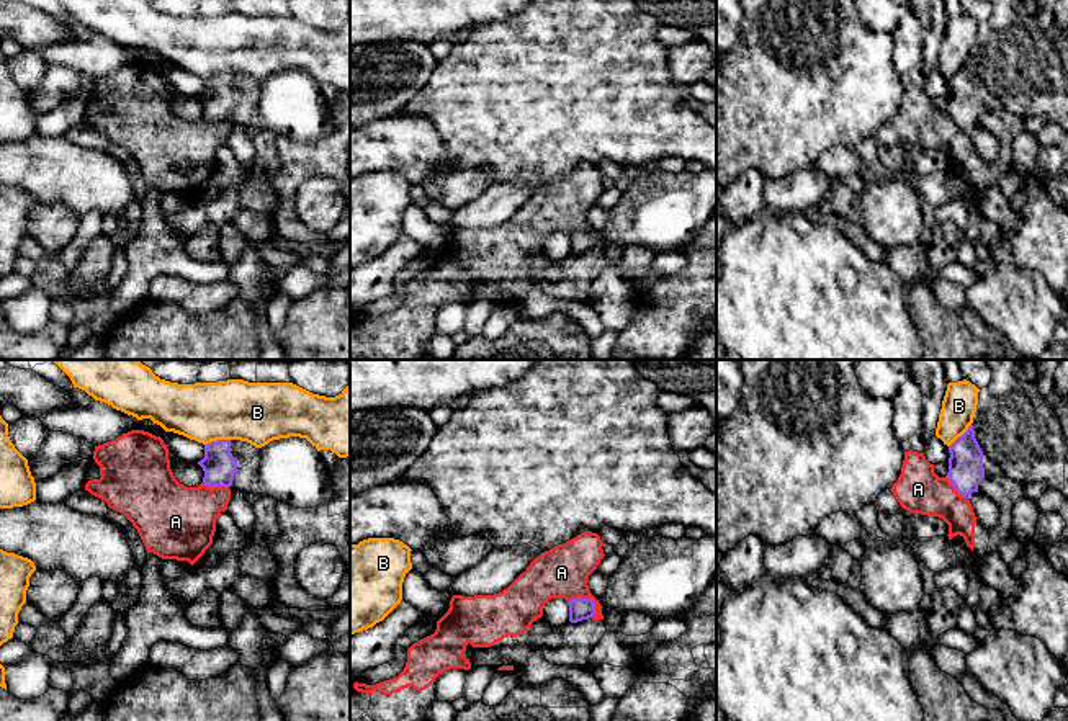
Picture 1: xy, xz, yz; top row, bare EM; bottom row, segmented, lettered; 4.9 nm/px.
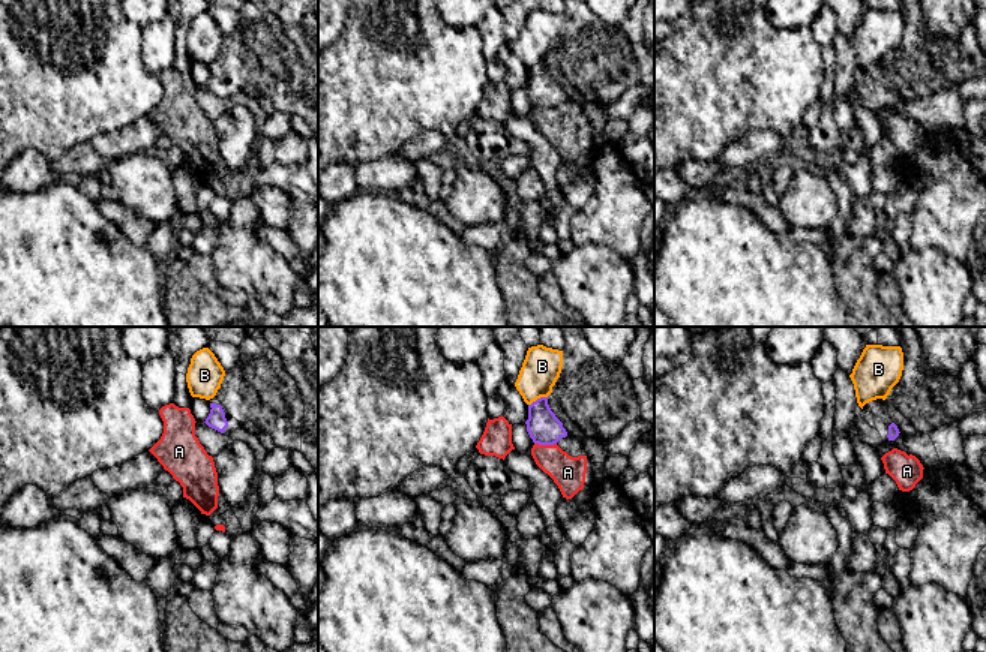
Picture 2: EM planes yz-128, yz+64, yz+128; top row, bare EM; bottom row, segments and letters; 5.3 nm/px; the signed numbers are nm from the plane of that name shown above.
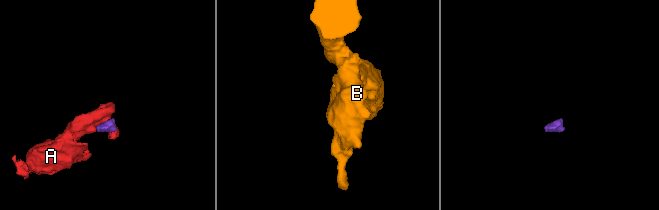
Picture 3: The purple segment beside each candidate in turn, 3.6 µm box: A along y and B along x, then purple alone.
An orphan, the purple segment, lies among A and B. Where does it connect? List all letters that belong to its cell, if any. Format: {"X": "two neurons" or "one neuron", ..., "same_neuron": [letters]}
{"A": "two neurons", "B": "two neurons", "same_neuron": []}

